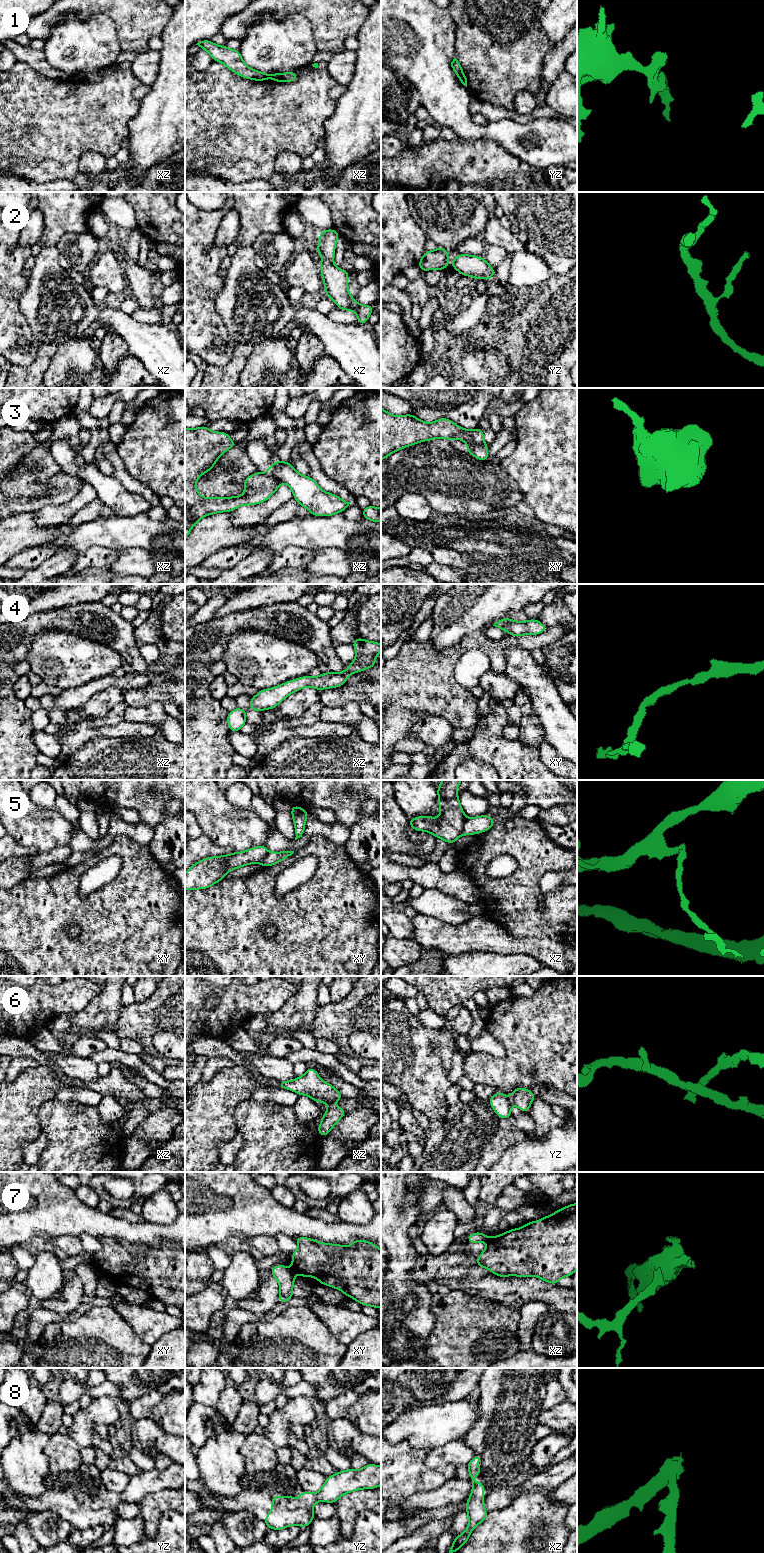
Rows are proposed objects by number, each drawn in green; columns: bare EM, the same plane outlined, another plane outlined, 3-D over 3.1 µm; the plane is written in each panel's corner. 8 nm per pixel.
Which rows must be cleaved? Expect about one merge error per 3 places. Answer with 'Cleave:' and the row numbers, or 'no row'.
Cleave: 1, 3, 5, 6, 7

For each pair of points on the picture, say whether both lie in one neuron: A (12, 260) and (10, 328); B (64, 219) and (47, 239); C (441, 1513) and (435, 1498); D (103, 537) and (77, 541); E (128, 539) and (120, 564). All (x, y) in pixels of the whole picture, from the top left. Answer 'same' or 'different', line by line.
A: same
B: same
C: different
D: same
E: different

